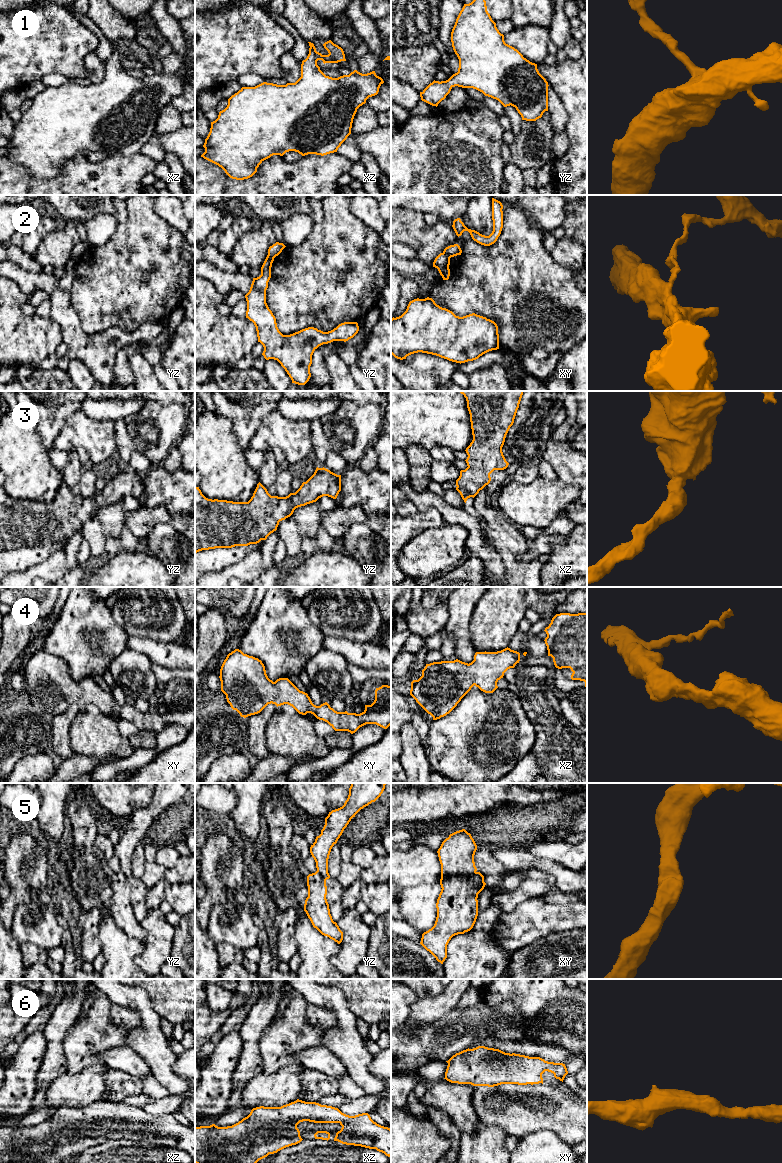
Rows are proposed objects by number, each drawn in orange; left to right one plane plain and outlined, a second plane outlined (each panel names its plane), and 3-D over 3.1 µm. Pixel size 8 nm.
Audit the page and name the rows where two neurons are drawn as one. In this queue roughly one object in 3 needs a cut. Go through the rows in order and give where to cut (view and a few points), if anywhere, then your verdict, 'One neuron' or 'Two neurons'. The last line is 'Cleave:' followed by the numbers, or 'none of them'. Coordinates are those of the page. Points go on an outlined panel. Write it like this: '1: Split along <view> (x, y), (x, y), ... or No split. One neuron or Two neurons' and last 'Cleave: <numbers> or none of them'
1: No split. One neuron
2: Split along xy (443, 252), (449, 258). Two neurons
3: No split. One neuron
4: No split. One neuron
5: No split. One neuron
6: No split. One neuron
Cleave: 2

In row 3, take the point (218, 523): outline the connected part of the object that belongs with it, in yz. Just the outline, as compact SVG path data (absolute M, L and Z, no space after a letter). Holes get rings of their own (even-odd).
M317 467L314 474L306 482L303 482L295 493L290 493L286 497L271 496L260 482L248 502L208 499L202 494L199 487L195 487L195 553L215 548L232 548L257 544L261 540L266 540L271 533L276 531L279 522L290 517L296 508L316 502L323 496L336 499L340 491L341 475L337 475L324 467Z

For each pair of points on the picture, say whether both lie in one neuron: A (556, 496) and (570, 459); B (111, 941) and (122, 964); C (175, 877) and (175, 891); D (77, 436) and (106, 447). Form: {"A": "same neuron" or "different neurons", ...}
{"A": "different neurons", "B": "same neuron", "C": "different neurons", "D": "same neuron"}

